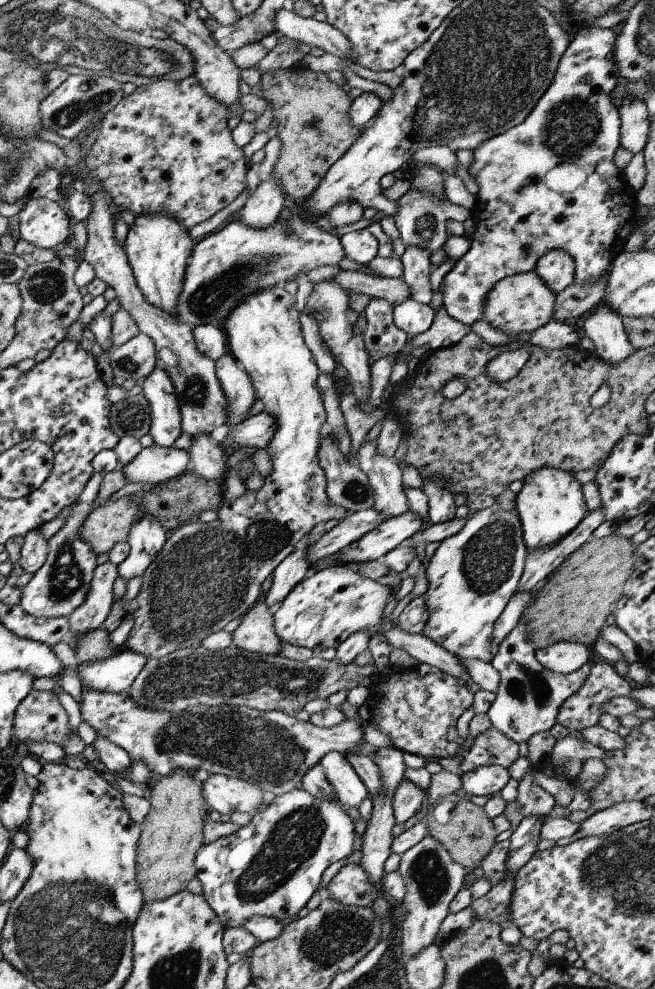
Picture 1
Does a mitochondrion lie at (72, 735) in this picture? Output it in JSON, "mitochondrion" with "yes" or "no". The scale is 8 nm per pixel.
{"mitochondrion":"no"}

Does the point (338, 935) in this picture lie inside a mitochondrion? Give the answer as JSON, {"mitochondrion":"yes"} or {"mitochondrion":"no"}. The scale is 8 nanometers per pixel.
{"mitochondrion":"yes"}

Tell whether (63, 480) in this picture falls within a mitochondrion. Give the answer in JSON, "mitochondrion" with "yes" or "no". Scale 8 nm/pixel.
{"mitochondrion":"no"}

